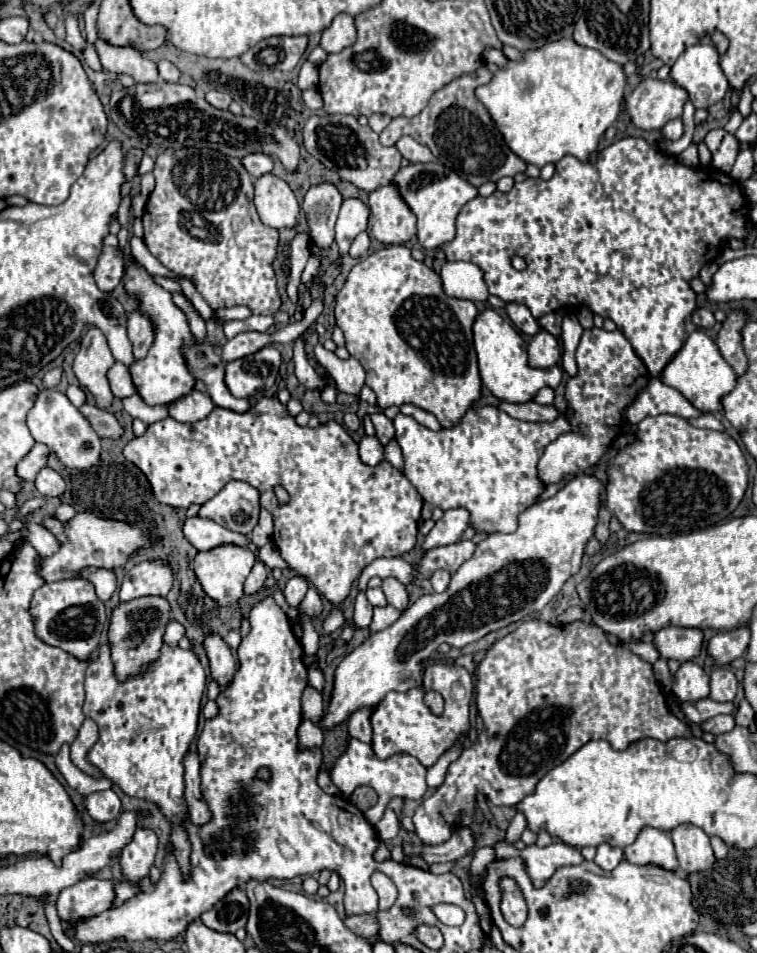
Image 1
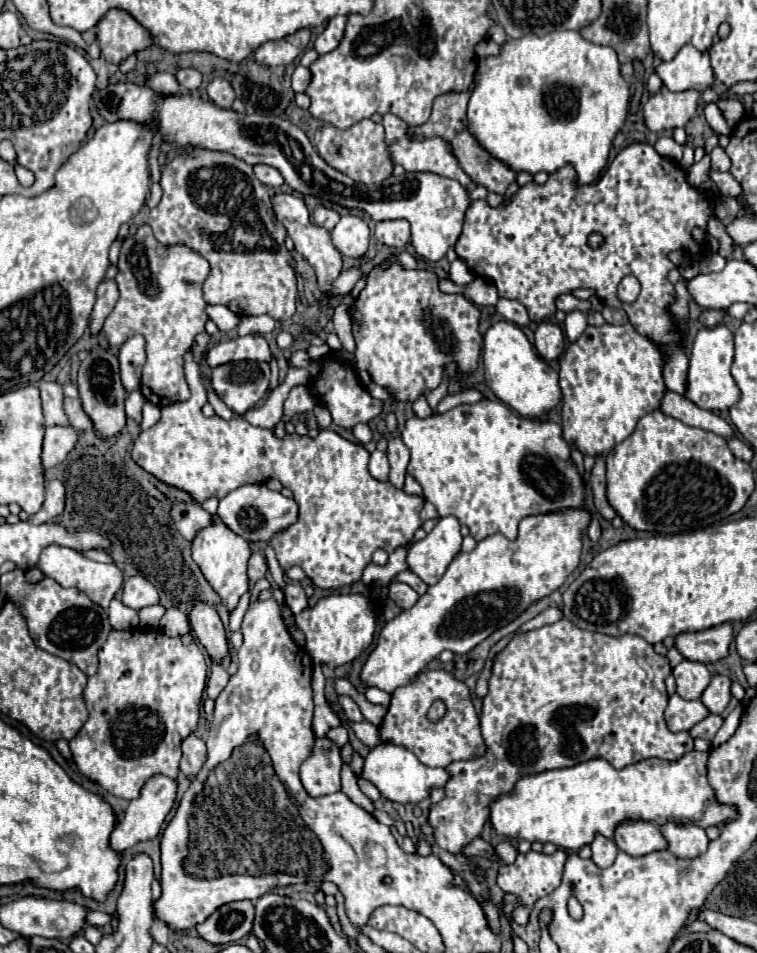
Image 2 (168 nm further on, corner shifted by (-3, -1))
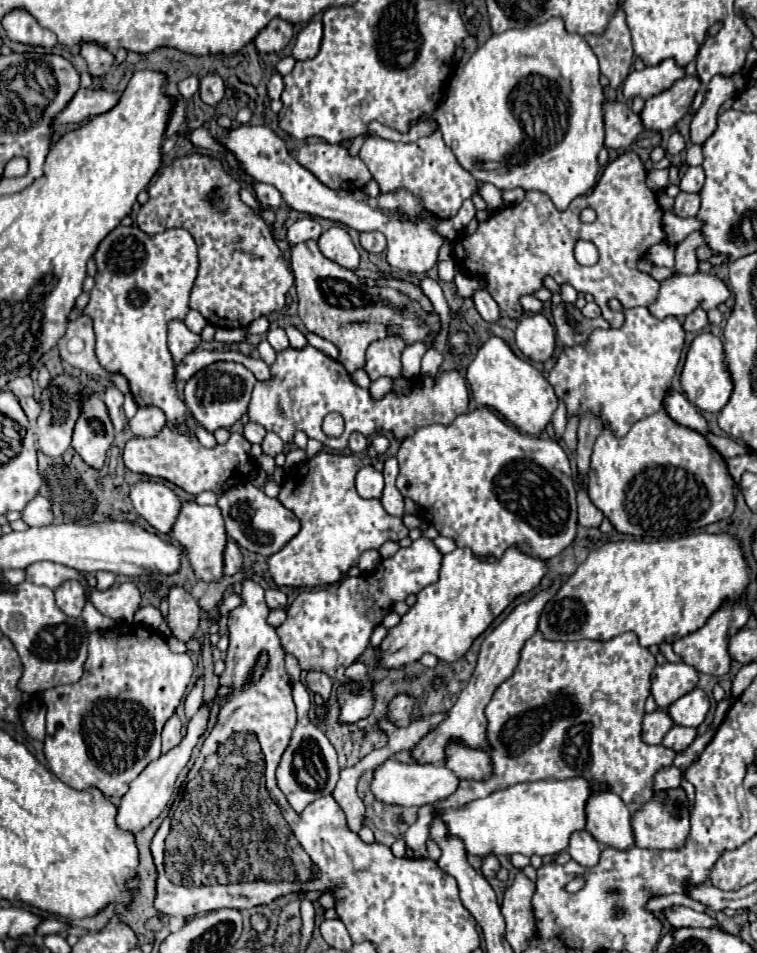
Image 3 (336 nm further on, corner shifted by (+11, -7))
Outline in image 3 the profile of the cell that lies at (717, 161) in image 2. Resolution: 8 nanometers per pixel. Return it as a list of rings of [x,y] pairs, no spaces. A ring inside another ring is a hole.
[[[694,166],[694,168],[688,168],[688,172],[680,180],[680,190],[684,190],[684,192],[700,192],[702,184],[704,184],[704,168]]]

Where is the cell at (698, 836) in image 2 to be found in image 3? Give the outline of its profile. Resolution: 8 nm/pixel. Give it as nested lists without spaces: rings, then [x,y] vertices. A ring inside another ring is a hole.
[[[676,788],[676,790],[654,794],[650,802],[646,802],[642,808],[634,812],[632,828],[634,828],[636,846],[640,848],[652,848],[652,850],[682,848],[690,832],[690,812],[688,812],[688,800],[684,790]]]

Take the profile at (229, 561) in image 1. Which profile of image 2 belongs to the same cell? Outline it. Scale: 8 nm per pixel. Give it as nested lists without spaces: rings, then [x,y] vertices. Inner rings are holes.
[[[218,516],[212,518],[210,526],[200,528],[192,540],[192,558],[200,566],[202,574],[214,588],[214,592],[224,600],[226,608],[232,612],[238,606],[238,600],[244,592],[248,592],[248,576],[246,576],[246,562],[250,558],[248,542],[234,534]]]

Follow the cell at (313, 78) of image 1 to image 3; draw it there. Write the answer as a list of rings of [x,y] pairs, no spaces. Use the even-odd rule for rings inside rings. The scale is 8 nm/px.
[[[274,74],[274,76],[270,78],[270,82],[268,82],[268,96],[270,96],[272,100],[278,100],[280,94],[282,94],[282,90],[284,90],[284,80],[282,80],[280,74]]]

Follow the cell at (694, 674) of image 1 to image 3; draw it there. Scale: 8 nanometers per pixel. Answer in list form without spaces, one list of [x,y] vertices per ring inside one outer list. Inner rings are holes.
[[[666,662],[652,672],[652,696],[660,710],[666,710],[678,698],[694,690],[698,684],[698,672],[684,662]]]

